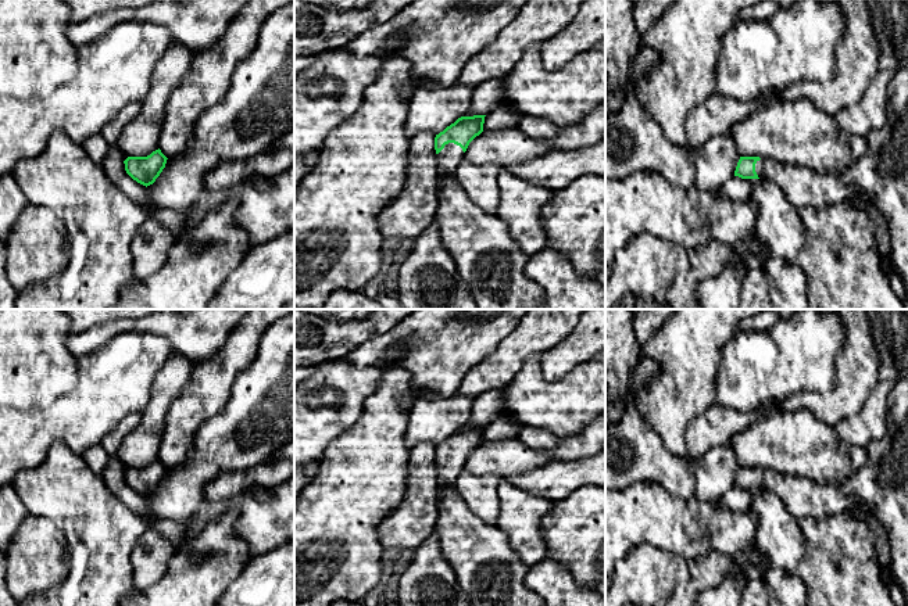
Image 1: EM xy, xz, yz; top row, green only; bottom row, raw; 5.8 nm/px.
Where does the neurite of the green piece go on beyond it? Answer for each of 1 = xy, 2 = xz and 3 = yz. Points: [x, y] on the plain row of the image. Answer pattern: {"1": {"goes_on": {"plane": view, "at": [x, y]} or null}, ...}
{"1": {"goes_on": null}, "2": {"goes_on": {"plane": "xz", "at": [449, 469]}}, "3": {"goes_on": {"plane": "yz", "at": [882, 484]}}}

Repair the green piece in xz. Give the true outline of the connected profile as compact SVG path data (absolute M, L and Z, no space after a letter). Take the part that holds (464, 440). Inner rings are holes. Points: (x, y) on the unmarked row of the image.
M486 426L461 427L454 434L447 437L443 442L436 445L435 460L437 465L437 481L440 485L439 499L442 491L447 485L454 485L455 478L465 469L465 462L469 453L483 442L485 427Z

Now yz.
M908 372L897 374L896 386L890 392L887 434L871 444L866 451L866 465L840 484L822 485L807 478L786 476L772 469L740 467L734 487L773 492L797 519L847 513L858 503L869 506L872 516L889 534L890 574L893 582L901 588L908 602Z

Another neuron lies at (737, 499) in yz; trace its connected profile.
M734 487L721 498L719 503L723 508L734 512L746 512L750 509L753 499L758 491L759 490L741 490L739 487Z

